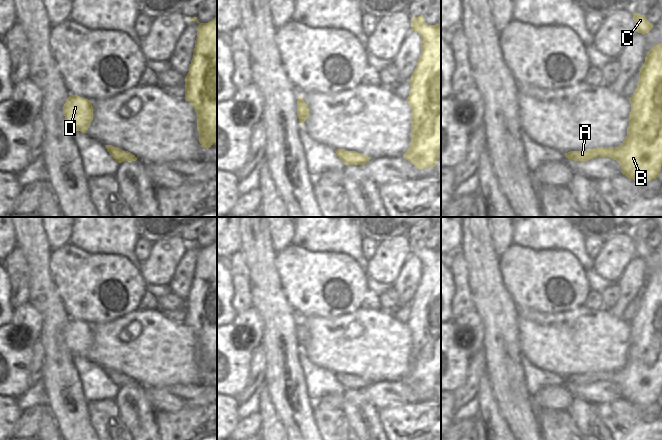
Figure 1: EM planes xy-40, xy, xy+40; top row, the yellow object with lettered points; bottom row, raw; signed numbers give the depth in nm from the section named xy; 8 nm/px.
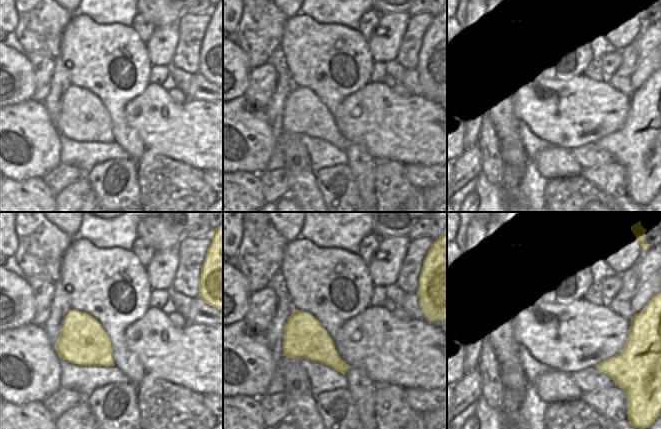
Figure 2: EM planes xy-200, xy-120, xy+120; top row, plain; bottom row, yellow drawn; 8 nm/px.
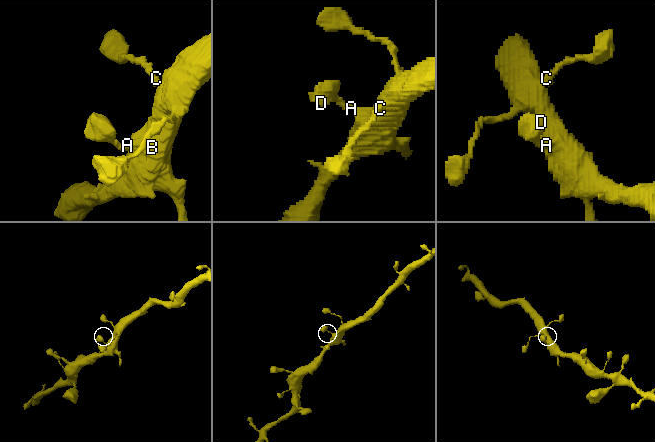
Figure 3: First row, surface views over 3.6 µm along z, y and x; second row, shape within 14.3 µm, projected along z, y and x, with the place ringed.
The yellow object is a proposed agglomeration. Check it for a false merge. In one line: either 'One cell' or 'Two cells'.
One cell.

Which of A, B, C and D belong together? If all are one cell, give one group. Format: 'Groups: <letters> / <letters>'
Groups: A B C D.

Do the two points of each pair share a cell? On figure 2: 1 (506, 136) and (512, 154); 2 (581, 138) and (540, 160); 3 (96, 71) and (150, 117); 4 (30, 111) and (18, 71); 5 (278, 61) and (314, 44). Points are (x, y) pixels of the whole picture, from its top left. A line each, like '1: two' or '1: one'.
1: one
2: two
3: two
4: two
5: two

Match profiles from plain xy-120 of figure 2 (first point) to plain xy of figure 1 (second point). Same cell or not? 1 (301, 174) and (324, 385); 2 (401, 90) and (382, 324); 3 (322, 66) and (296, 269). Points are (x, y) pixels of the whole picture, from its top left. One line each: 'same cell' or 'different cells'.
1: different cells
2: different cells
3: same cell

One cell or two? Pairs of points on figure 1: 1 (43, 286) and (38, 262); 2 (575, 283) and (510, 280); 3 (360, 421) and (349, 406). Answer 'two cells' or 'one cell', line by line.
1: one cell
2: one cell
3: one cell

